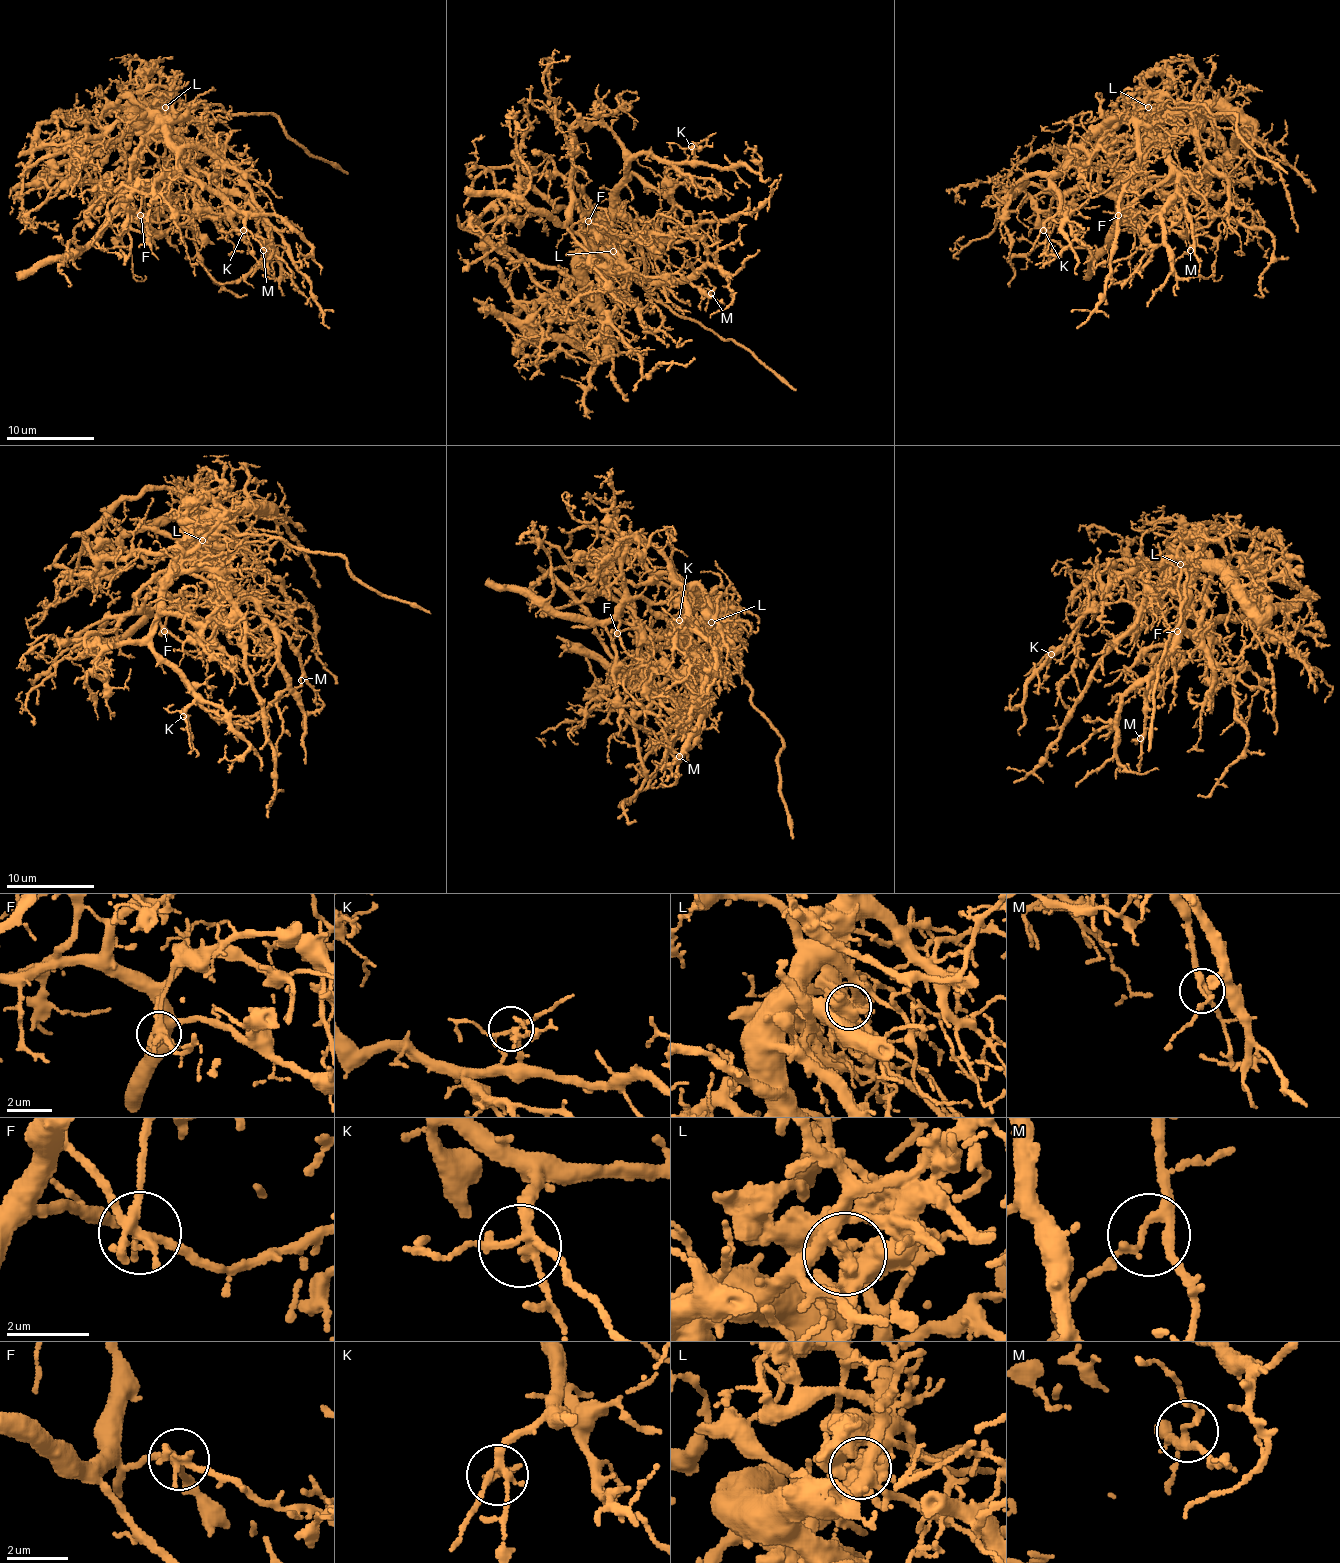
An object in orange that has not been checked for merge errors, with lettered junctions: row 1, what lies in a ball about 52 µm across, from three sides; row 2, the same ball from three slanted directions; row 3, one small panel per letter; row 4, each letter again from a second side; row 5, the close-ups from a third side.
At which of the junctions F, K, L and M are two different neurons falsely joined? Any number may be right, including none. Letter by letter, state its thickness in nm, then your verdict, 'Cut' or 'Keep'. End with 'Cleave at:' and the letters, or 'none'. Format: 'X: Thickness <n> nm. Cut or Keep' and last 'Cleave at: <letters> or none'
F: Thickness 240 nm. Cut
K: Thickness 240 nm. Keep
L: Thickness 440 nm. Cut
M: Thickness 190 nm. Keep
Cleave at: F, L

